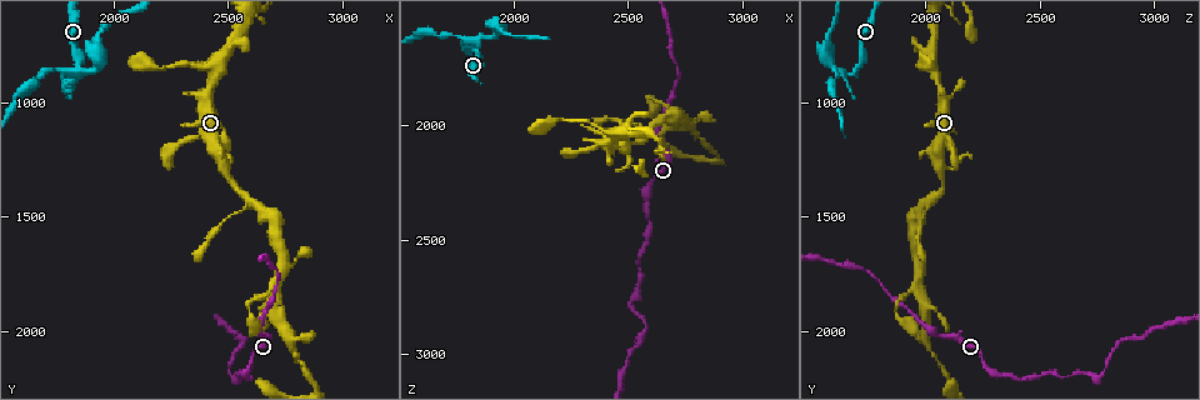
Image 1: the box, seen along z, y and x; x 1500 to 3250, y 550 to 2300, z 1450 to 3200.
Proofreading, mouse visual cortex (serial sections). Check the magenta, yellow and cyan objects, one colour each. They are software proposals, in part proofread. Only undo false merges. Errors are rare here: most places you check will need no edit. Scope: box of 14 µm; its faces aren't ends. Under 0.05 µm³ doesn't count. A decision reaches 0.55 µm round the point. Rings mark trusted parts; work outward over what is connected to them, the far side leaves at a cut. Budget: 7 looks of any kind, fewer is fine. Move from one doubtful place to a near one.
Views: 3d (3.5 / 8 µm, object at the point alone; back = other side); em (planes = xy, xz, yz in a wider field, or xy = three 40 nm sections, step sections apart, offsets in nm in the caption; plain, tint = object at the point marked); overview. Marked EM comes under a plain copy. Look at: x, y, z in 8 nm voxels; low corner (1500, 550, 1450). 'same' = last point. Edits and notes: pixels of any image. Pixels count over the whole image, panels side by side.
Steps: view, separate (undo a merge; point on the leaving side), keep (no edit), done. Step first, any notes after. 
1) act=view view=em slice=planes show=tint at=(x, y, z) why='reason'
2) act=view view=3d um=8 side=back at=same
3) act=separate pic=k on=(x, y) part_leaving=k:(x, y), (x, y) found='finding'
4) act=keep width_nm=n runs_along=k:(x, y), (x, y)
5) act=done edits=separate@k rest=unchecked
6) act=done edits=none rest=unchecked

act=view view=3d um=3.5 at=(2600, 1440, 2020) why='sharp bend'

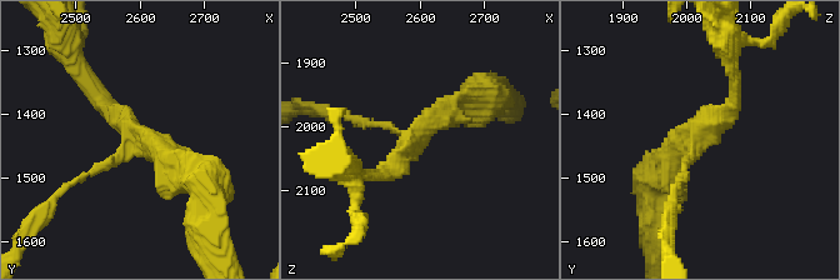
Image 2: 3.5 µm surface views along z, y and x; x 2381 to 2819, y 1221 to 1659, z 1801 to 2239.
act=view view=em slice=planes show=tint at=(2595, 1430, 2015) arms=3 arm_widths_nm=100,200,300

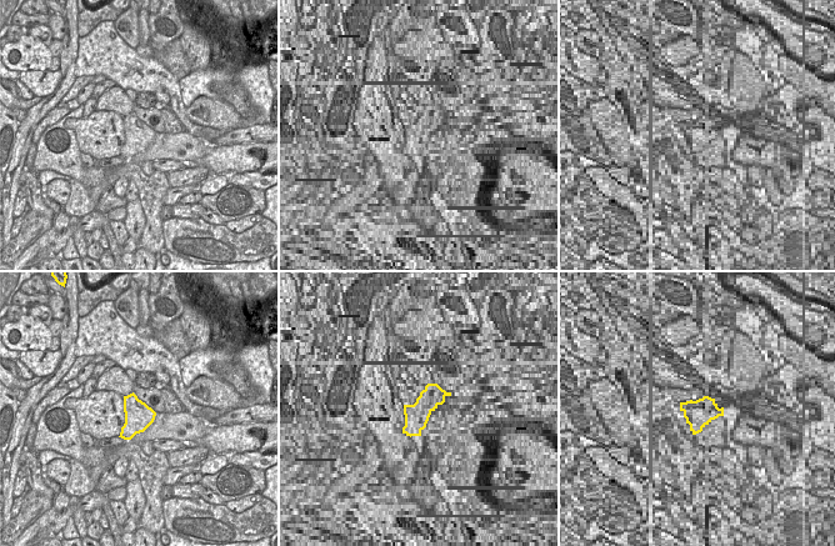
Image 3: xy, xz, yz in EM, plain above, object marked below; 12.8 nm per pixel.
act=keep found='all the same cell'

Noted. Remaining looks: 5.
act=view view=3d um=3.5 at=(2780, 2070, 2010)

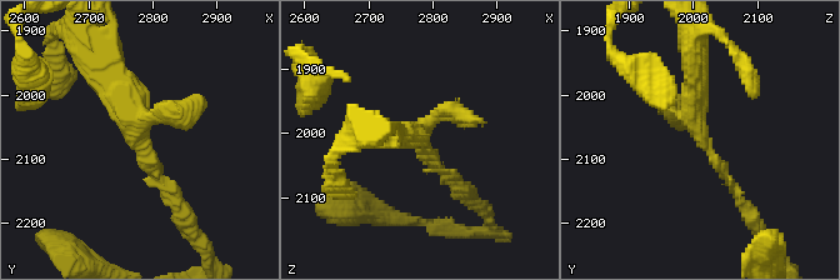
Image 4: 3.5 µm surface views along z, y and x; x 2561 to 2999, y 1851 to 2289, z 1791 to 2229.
act=view view=em slice=xy step=5 show=tint at=(2775, 2060, 2015) why='need the tissue'

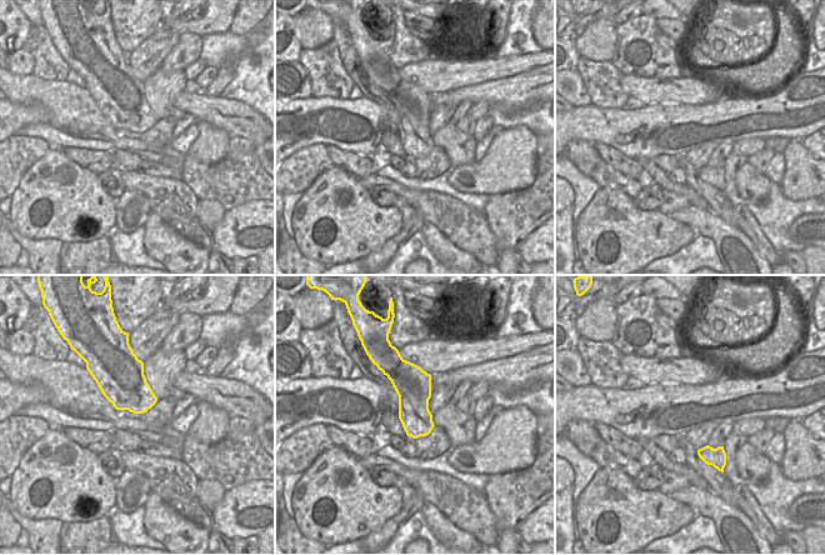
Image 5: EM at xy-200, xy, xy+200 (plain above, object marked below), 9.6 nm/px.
act=view view=em slice=planes show=tint at=same

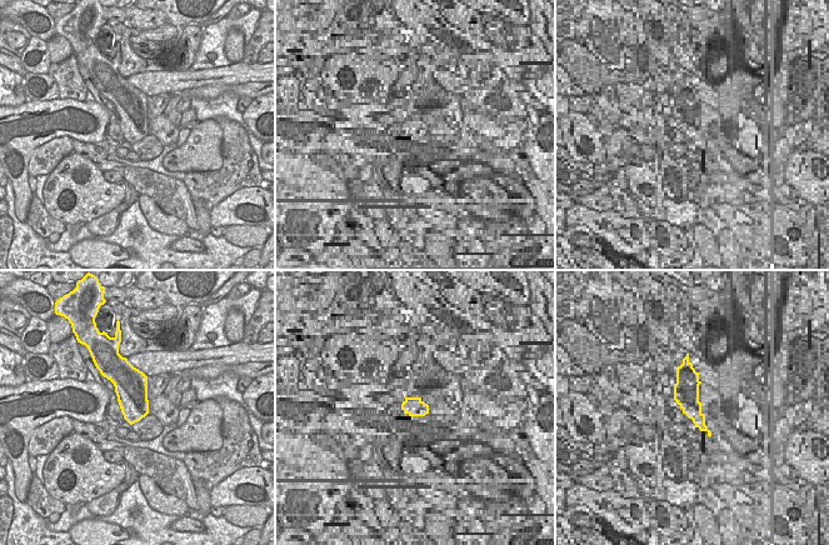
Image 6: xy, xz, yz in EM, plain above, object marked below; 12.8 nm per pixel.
act=keep runs_along=4:(94, 60), (171, 198) found='continuous, no second cell'

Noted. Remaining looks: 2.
act=done edits=none rest=unchecked

